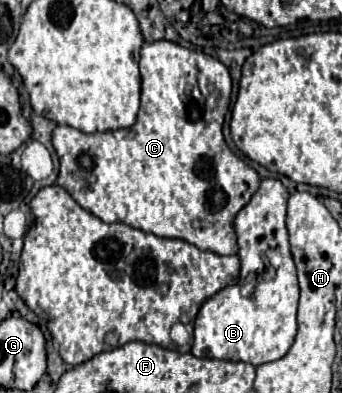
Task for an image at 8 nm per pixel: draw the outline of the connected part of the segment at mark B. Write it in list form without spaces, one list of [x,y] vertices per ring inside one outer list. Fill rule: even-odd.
[[[264,178],[250,202],[238,212],[234,230],[240,248],[240,278],[236,286],[220,290],[202,304],[194,322],[194,356],[260,366],[284,358],[294,344],[300,288],[284,224],[286,202],[284,184],[276,178]]]

